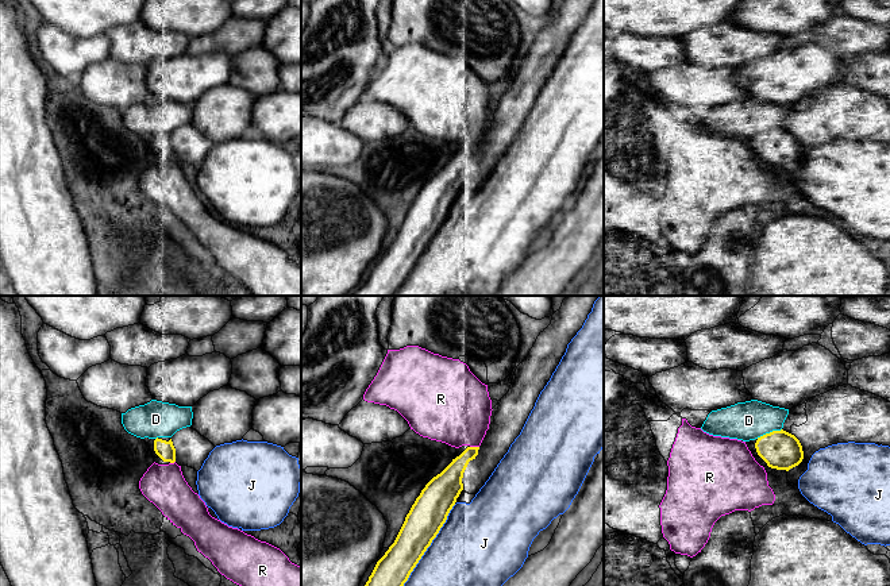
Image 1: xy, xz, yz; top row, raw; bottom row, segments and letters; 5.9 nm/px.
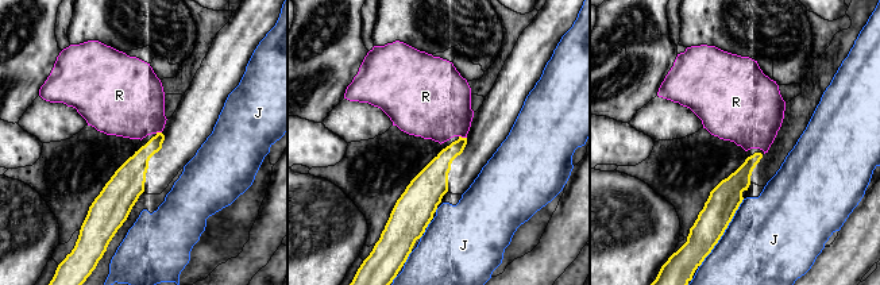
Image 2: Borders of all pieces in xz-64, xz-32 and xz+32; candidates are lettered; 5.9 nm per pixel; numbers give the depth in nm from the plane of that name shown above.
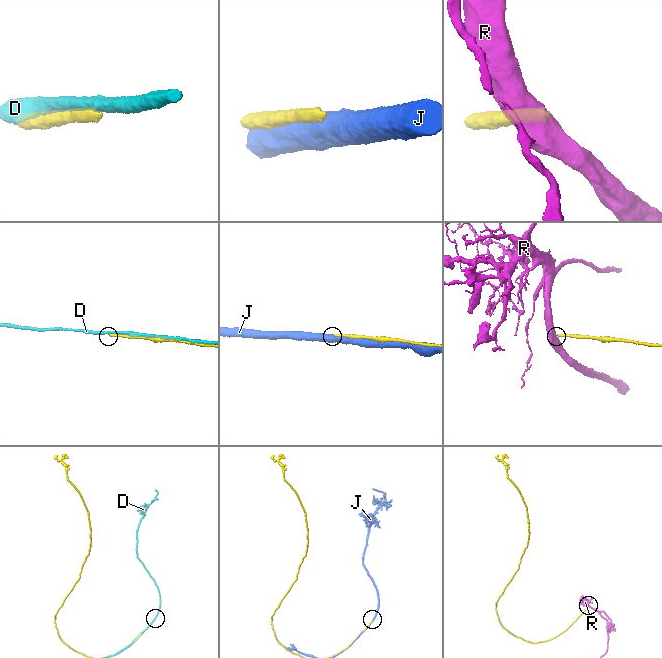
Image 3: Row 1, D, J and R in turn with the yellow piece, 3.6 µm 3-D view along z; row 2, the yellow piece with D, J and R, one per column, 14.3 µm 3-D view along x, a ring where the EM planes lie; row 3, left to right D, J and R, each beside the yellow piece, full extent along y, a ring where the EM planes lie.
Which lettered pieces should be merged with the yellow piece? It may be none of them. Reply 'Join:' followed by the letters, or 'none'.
Join: none

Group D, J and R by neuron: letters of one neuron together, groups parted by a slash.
D / J / R

